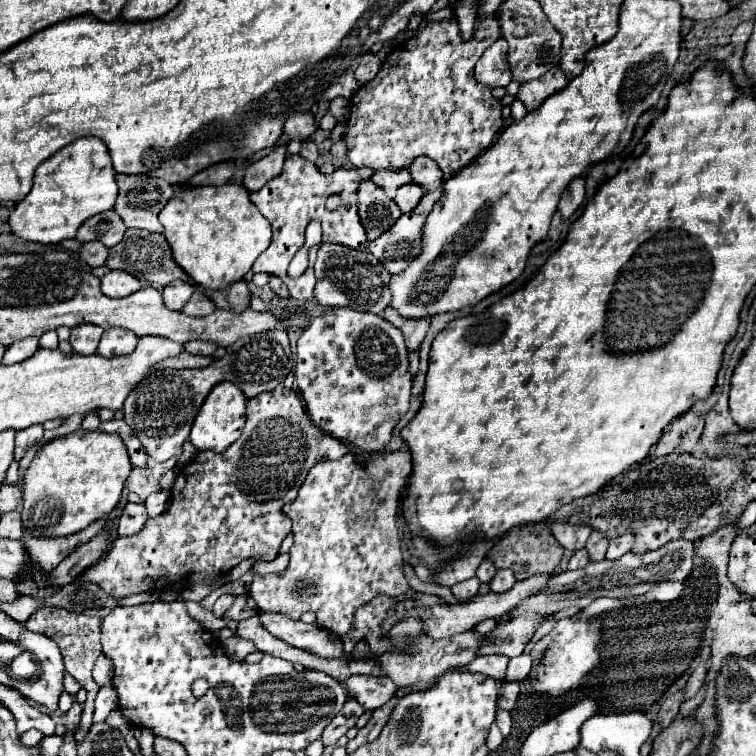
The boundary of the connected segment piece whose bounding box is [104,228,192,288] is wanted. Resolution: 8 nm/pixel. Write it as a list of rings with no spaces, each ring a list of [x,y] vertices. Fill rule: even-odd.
[[[134,228],[126,230],[122,242],[118,242],[116,246],[110,248],[110,254],[108,254],[108,260],[104,262],[104,266],[110,270],[124,270],[124,272],[136,276],[142,284],[152,284],[156,288],[164,288],[166,284],[170,284],[174,280],[192,282],[190,276],[172,258],[172,250],[170,250],[166,238],[162,234],[154,234],[148,230],[134,230]]]

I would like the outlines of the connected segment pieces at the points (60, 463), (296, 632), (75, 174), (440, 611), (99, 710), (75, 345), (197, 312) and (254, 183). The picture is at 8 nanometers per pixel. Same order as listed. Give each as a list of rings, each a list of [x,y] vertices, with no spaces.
[[[76,430],[68,436],[54,438],[52,442],[44,444],[38,454],[34,456],[32,464],[26,470],[24,476],[24,508],[22,508],[22,524],[24,528],[36,536],[36,538],[64,538],[70,534],[76,534],[90,526],[92,522],[106,518],[118,504],[124,480],[130,474],[130,458],[128,452],[124,450],[124,444],[116,434],[104,434],[102,430],[86,432],[86,430]]]
[[[258,614],[260,622],[270,634],[284,640],[290,646],[308,650],[320,658],[344,658],[342,640],[328,630],[320,630],[316,624],[304,624],[292,618],[280,618],[280,614]]]
[[[82,136],[70,142],[36,168],[32,190],[16,204],[8,218],[12,232],[18,238],[40,244],[58,244],[74,238],[80,222],[114,206],[118,194],[114,174],[108,148],[100,138]]]
[[[536,574],[528,580],[522,580],[522,582],[516,582],[516,586],[504,594],[486,594],[486,596],[476,596],[464,604],[456,604],[456,606],[444,606],[444,604],[436,604],[434,606],[434,612],[430,614],[424,614],[420,616],[424,620],[424,626],[426,626],[426,632],[432,634],[432,638],[448,638],[448,636],[454,636],[454,634],[460,634],[460,632],[466,632],[470,628],[474,628],[478,622],[482,620],[488,620],[488,618],[500,618],[504,616],[506,612],[510,612],[512,608],[516,608],[520,602],[524,602],[526,598],[538,594],[544,590],[544,586],[548,586],[552,574]]]
[[[102,686],[96,694],[94,700],[94,714],[92,714],[93,723],[104,722],[110,714],[110,710],[118,708],[118,696],[112,686]]]
[[[80,324],[72,328],[70,334],[70,344],[72,350],[76,350],[78,354],[94,354],[102,336],[102,328],[100,326],[92,326],[92,324]]]
[[[194,292],[192,298],[190,298],[190,302],[188,302],[188,306],[182,308],[184,314],[188,314],[188,316],[198,316],[198,318],[212,314],[214,310],[216,310],[216,304],[214,304],[208,296],[204,296],[202,292]]]
[[[286,144],[278,146],[276,150],[272,150],[268,156],[264,156],[262,160],[258,160],[256,164],[252,164],[252,166],[246,170],[244,186],[246,186],[246,188],[250,186],[250,192],[260,190],[264,184],[268,184],[272,178],[276,178],[276,176],[282,172],[284,160],[288,158],[288,150],[286,150],[286,148],[288,148]]]

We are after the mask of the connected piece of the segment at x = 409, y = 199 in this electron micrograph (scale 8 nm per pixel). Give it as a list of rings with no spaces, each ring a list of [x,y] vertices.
[[[404,184],[404,186],[398,188],[394,202],[398,204],[398,208],[402,212],[410,212],[410,210],[416,208],[416,204],[422,198],[422,194],[424,194],[424,190],[418,184]]]

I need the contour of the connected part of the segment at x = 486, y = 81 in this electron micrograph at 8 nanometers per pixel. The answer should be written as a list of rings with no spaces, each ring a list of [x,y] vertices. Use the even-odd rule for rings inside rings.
[[[498,38],[492,46],[488,46],[476,64],[476,72],[474,72],[476,82],[488,88],[508,86],[512,78],[510,78],[506,54],[508,54],[508,44],[504,42],[504,38]]]

